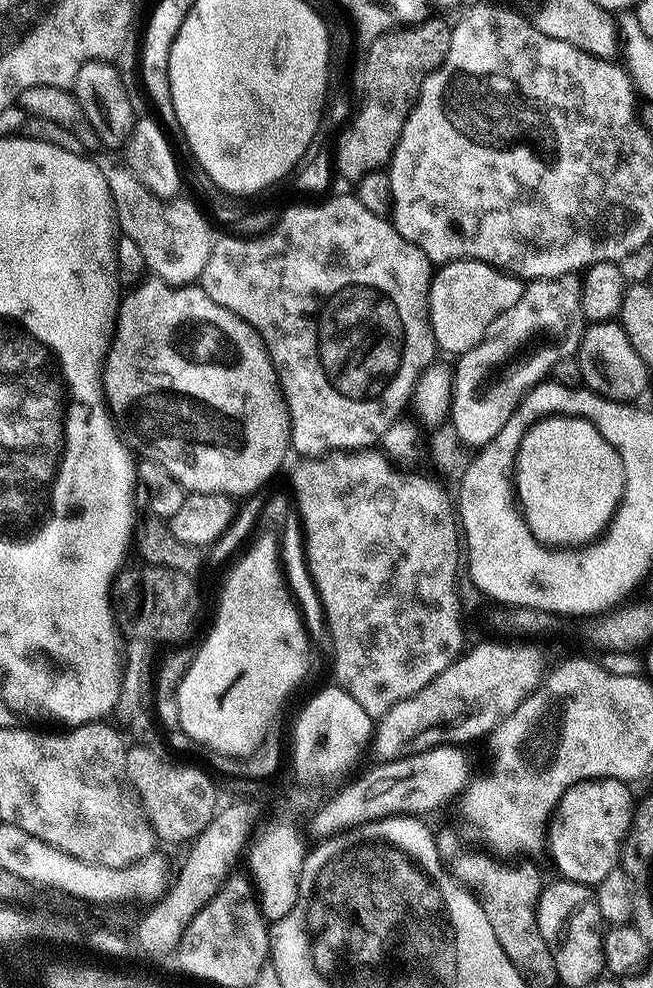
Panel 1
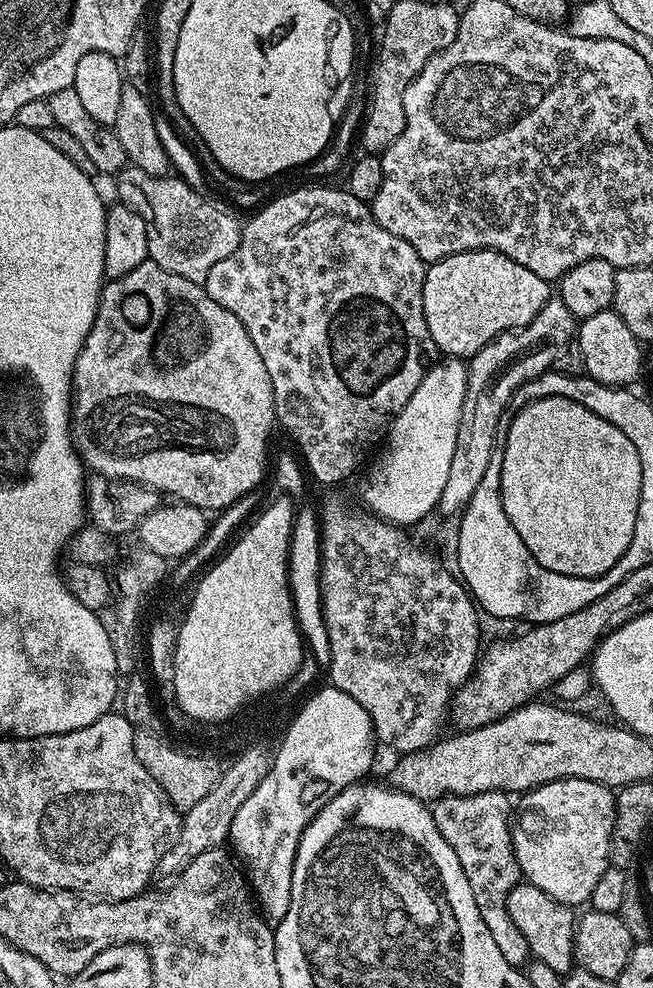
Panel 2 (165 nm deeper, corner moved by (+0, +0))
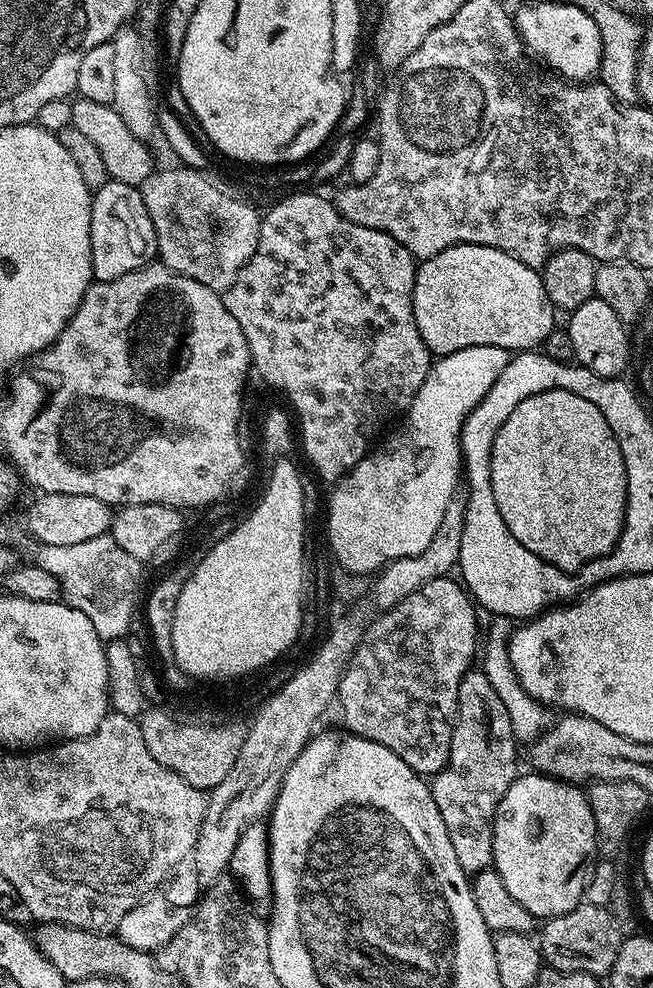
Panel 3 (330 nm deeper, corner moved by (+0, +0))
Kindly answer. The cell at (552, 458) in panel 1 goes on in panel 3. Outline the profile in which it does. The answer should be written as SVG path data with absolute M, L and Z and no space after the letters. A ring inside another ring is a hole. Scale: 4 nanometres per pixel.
M555 388L543 391L542 394L531 395L530 398L523 399L514 408L513 413L507 416L506 422L502 424L502 429L498 430L492 443L491 485L494 491L495 505L498 506L498 512L502 515L502 520L505 522L506 528L510 530L510 534L513 534L515 540L521 542L522 546L530 550L531 553L538 554L544 561L558 566L563 572L574 573L590 561L612 552L624 528L628 483L626 482L625 459L622 458L621 447L618 446L618 440L610 429L609 422L598 410L598 406L587 401L586 398L581 398L578 394L572 394L566 390Z

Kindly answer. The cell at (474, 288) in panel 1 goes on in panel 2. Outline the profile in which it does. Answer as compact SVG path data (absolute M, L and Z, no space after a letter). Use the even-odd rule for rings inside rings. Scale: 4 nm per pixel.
M481 248L479 252L459 252L429 263L424 273L422 306L430 338L436 343L436 352L448 358L471 358L495 336L527 327L542 306L546 306L550 298L548 288L549 281L538 278L538 274L526 270L526 266L518 266L518 262L506 258L506 254L488 248Z

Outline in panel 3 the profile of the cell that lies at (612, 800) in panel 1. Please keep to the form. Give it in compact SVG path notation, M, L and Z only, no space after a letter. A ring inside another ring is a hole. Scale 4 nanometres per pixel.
M517 775L498 806L492 863L502 882L506 882L506 890L530 910L533 918L551 918L574 910L585 899L585 883L598 856L596 823L583 787L554 776L531 775Z

